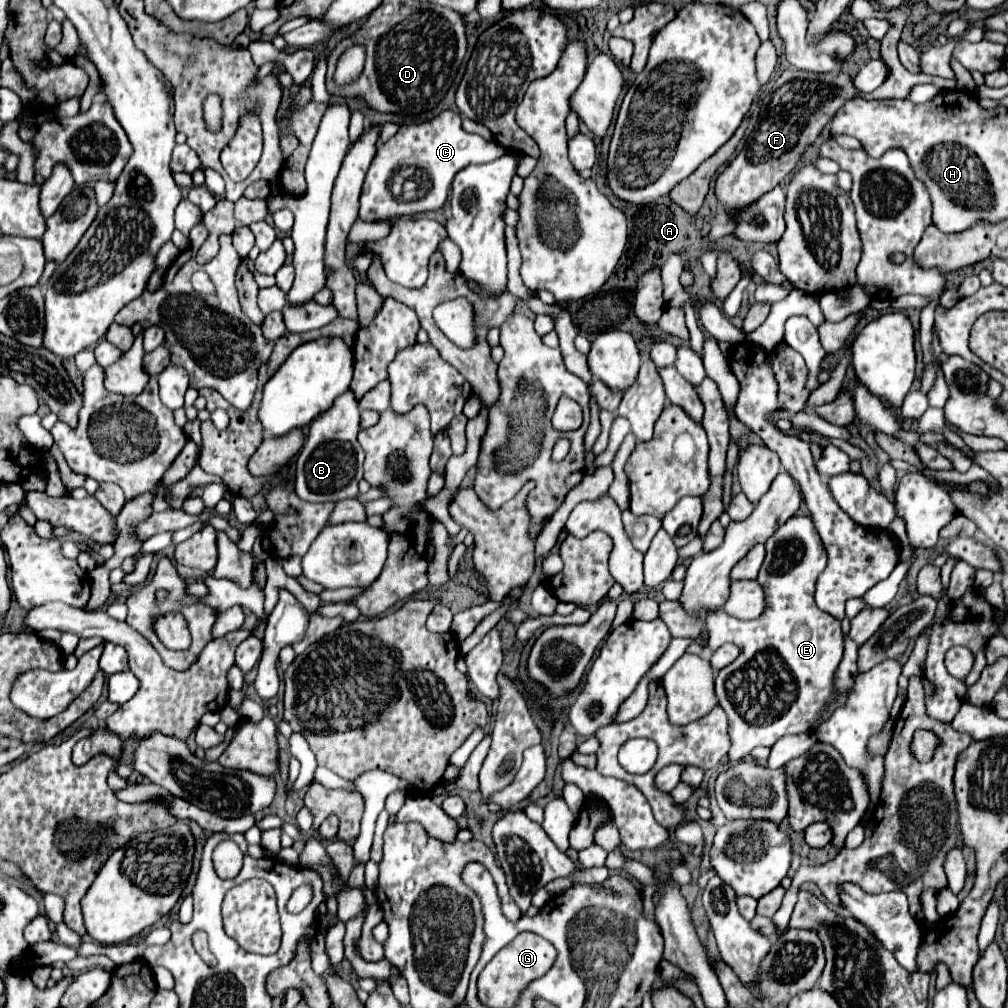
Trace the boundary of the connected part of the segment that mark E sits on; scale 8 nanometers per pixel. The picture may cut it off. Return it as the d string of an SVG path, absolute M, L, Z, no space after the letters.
M790 516L766 542L766 560L758 574L758 584L766 596L766 610L756 620L736 620L724 610L710 612L706 618L709 632L709 654L719 645L736 644L740 656L716 676L716 696L718 704L728 716L730 734L730 762L738 762L744 754L752 752L756 746L774 746L786 734L814 732L824 720L828 720L834 710L842 708L850 692L836 688L836 670L842 660L842 630L840 620L822 612L814 602L814 586L820 572L826 568L826 550L818 538L818 530L810 516Z

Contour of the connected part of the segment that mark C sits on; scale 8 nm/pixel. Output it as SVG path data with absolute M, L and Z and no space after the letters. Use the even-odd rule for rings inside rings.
M444 110L432 120L402 124L400 130L390 140L378 146L378 154L370 164L370 170L362 186L362 196L360 196L360 220L378 222L378 220L388 220L388 218L416 216L422 212L440 210L450 194L454 176L462 168L470 164L492 162L500 158L502 154L504 154L504 148L498 146L496 142L488 142L478 134L468 134L462 128L460 114L456 114L454 110ZM400 166L420 166L420 169L424 169L432 180L432 190L420 200L412 200L412 202L394 200L388 180L392 178L392 172L398 170Z

